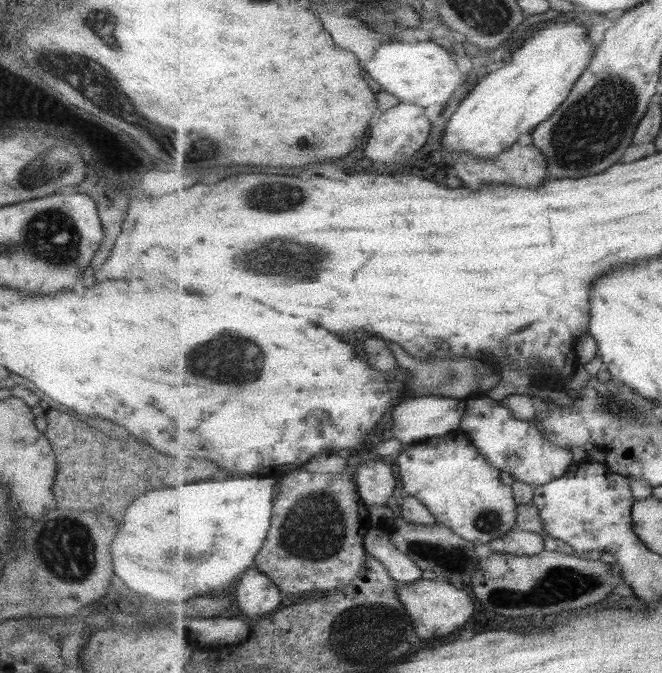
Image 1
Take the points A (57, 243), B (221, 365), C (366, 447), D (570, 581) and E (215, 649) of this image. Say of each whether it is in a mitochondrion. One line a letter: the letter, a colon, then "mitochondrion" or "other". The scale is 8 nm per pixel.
A: mitochondrion
B: mitochondrion
C: other
D: mitochondrion
E: other

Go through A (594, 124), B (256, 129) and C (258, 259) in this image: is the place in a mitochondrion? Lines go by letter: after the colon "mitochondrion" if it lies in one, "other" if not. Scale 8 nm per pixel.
A: mitochondrion
B: other
C: mitochondrion

